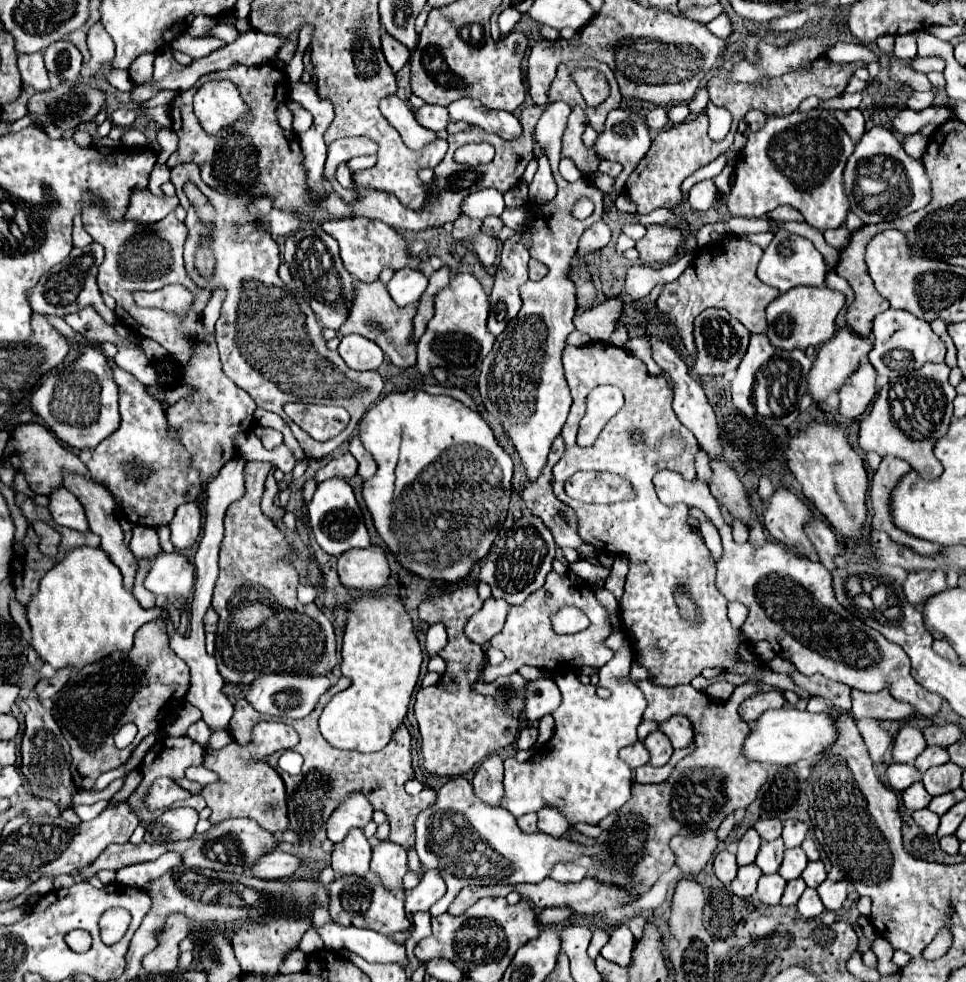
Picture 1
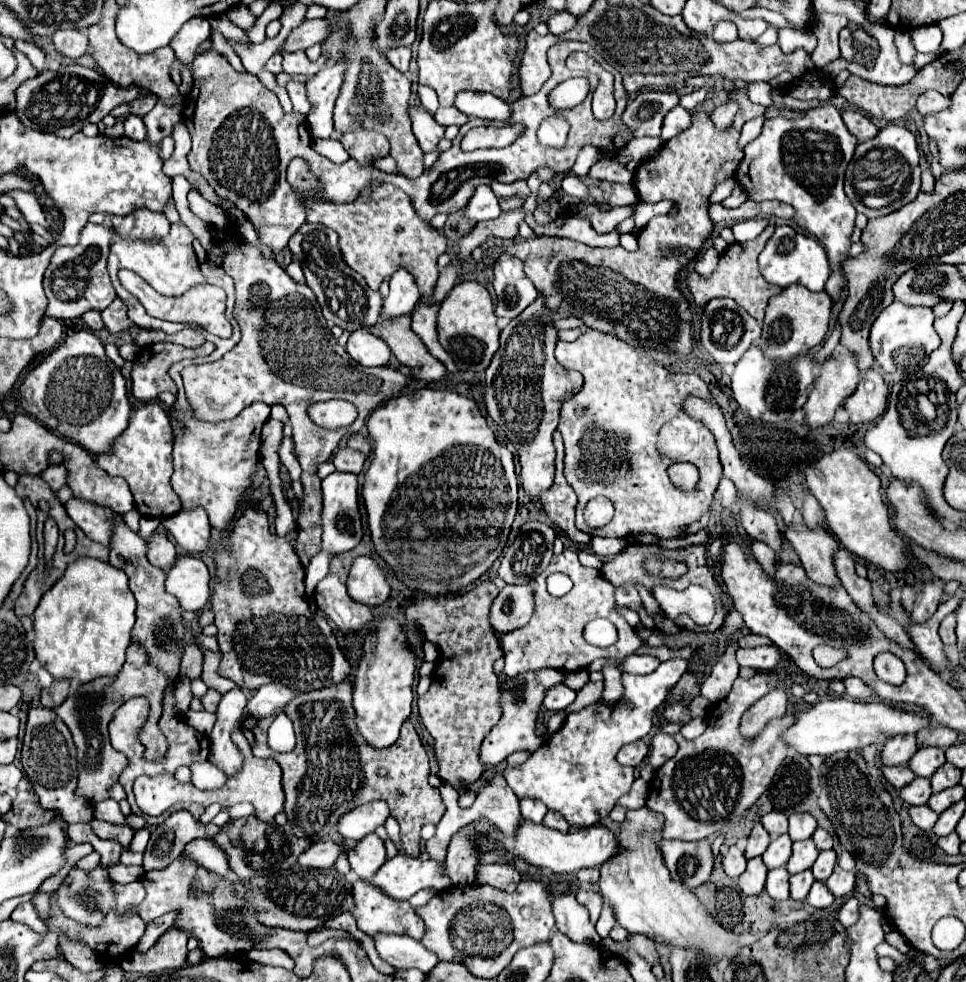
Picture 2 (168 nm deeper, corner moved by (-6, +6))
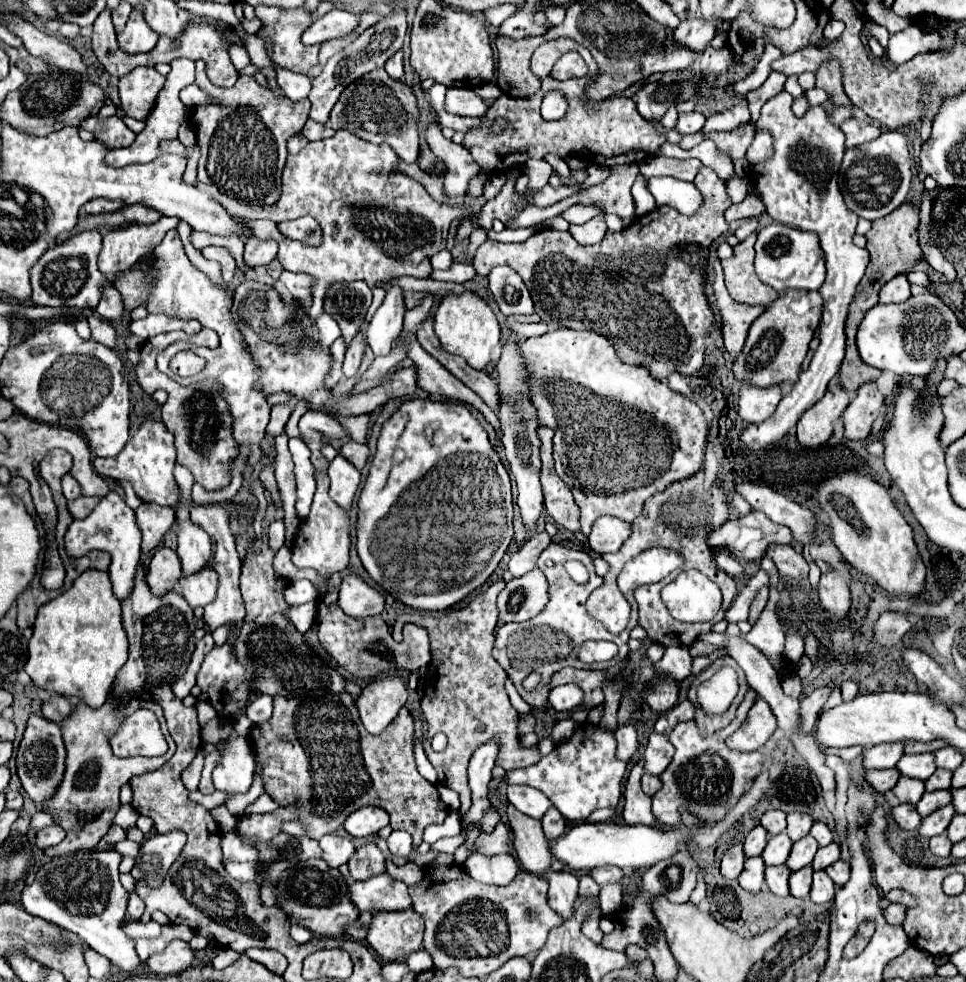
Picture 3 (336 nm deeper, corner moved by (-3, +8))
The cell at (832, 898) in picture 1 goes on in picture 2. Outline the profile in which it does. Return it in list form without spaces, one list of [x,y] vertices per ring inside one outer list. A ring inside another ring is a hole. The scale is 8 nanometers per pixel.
[[[835,867],[831,877],[825,881],[825,885],[829,887],[829,891],[835,897],[843,897],[843,895],[847,895],[855,887],[855,875],[849,873],[849,871],[843,871],[841,867]]]

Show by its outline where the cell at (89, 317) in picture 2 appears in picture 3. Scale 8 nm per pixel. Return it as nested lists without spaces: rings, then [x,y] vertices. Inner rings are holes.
[[[88,315],[88,325],[90,325],[90,331],[92,331],[92,339],[94,341],[106,345],[108,349],[114,349],[116,331],[114,331],[114,327],[108,321],[104,321],[98,315]]]

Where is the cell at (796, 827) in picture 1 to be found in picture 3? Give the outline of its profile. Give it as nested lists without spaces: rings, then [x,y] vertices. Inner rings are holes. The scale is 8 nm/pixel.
[[[788,813],[788,827],[786,827],[786,835],[792,841],[798,841],[802,837],[808,835],[810,827],[812,827],[814,819],[806,813]]]

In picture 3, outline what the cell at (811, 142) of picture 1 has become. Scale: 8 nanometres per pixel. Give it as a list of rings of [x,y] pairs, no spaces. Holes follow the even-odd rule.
[[[782,91],[770,101],[764,103],[762,115],[756,121],[758,129],[766,129],[774,137],[774,157],[766,163],[752,165],[750,177],[754,179],[758,191],[762,193],[762,203],[766,205],[766,213],[776,221],[788,227],[796,227],[802,231],[814,231],[820,235],[820,245],[826,255],[826,281],[820,287],[820,295],[824,297],[822,323],[818,327],[820,345],[814,351],[810,367],[800,373],[798,383],[792,385],[790,393],[786,393],[778,405],[778,411],[772,419],[744,427],[740,435],[742,449],[760,451],[778,443],[798,421],[800,417],[824,397],[828,383],[838,373],[838,365],[844,357],[844,323],[848,317],[848,305],[854,299],[856,287],[868,265],[868,251],[860,249],[852,243],[856,233],[858,215],[846,209],[842,201],[842,193],[838,189],[838,169],[844,157],[844,137],[838,127],[828,121],[828,113],[824,107],[810,107],[802,117],[794,117],[792,113],[792,97]]]

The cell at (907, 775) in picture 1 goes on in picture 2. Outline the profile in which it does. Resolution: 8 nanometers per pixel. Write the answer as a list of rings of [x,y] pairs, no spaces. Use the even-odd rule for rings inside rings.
[[[907,765],[883,767],[883,775],[885,775],[885,779],[887,779],[895,789],[901,789],[901,787],[909,785],[909,783],[915,779],[915,773],[913,773]]]

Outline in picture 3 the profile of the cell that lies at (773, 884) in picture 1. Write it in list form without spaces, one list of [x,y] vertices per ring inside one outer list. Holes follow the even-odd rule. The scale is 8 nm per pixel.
[[[778,865],[778,867],[768,867],[766,869],[766,883],[770,887],[770,891],[774,895],[780,895],[780,897],[788,897],[790,891],[788,891],[788,877],[790,877],[790,869],[786,865]]]

